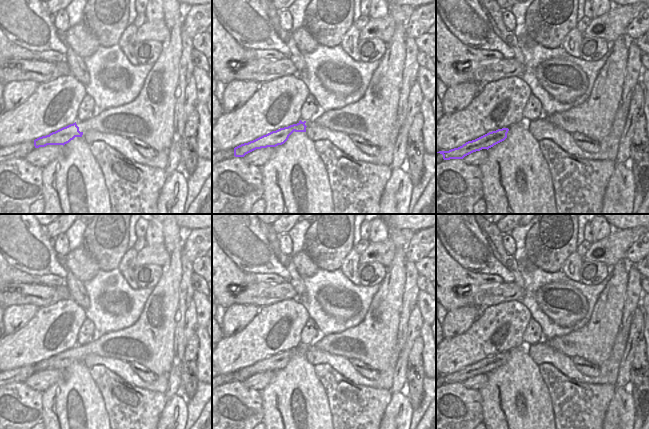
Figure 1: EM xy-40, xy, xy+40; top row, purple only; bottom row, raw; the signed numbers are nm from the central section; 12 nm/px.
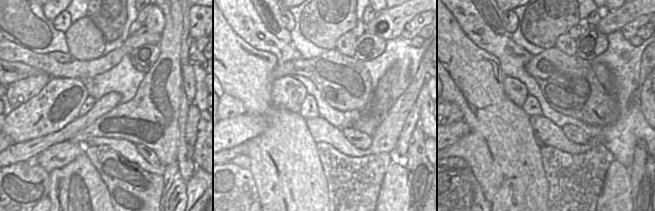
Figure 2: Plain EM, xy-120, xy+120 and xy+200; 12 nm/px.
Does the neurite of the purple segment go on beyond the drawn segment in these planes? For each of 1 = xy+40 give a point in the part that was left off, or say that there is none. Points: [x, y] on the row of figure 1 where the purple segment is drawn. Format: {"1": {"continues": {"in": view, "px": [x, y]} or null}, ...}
{"1": {"continues": null}}

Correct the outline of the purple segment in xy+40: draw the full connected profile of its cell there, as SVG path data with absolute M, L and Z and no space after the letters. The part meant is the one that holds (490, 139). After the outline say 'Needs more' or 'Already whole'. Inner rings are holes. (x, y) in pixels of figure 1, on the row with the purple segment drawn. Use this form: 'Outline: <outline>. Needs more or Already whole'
Outline: M508 128L498 129L475 140L468 141L458 148L454 148L449 151L439 151L437 153L442 154L444 160L463 159L465 156L473 152L480 151L482 149L488 150L494 145L504 141L507 138L508 131Z. Already whole.

